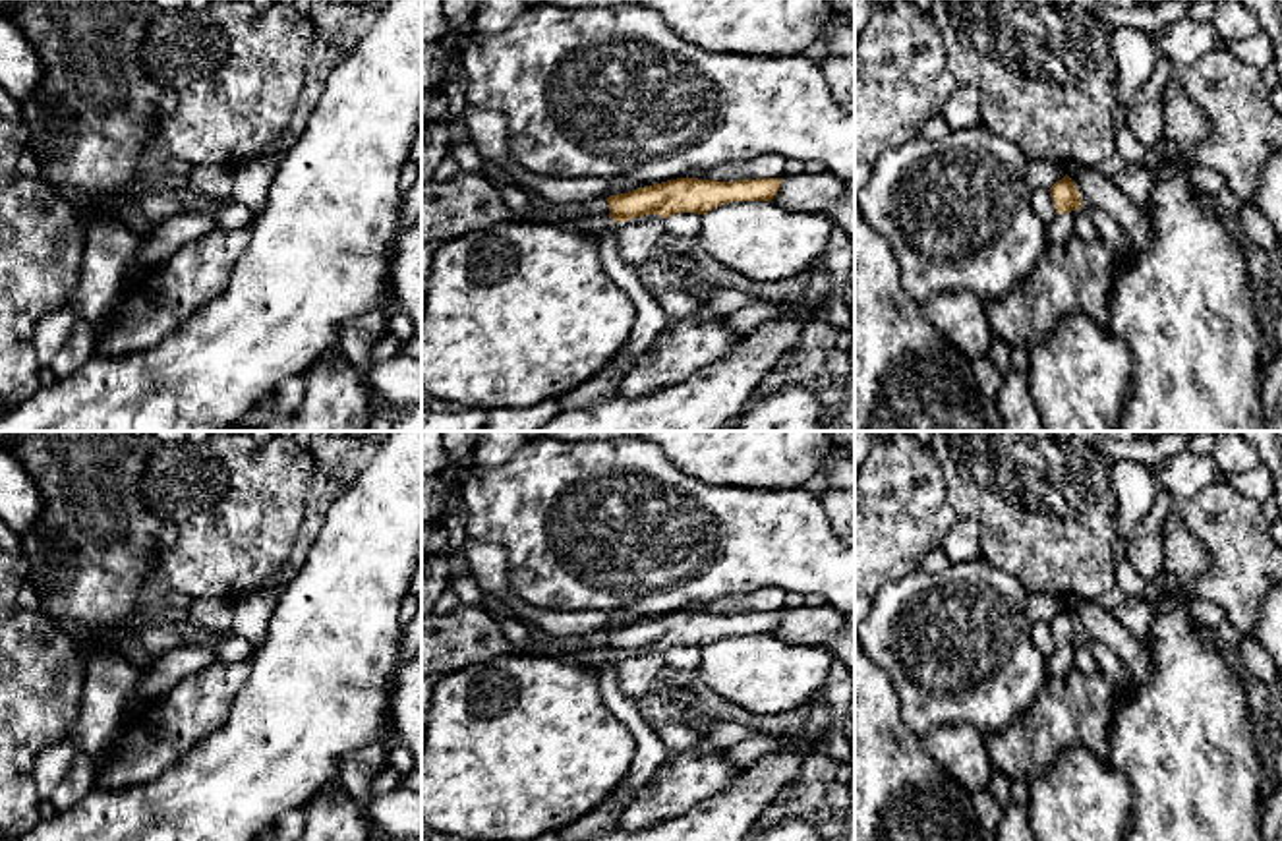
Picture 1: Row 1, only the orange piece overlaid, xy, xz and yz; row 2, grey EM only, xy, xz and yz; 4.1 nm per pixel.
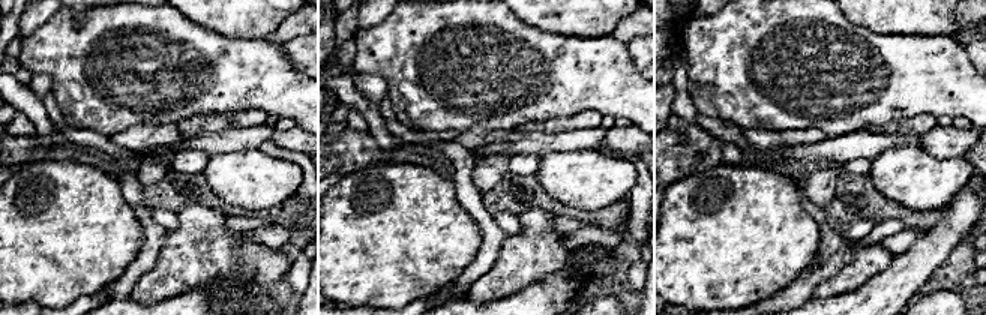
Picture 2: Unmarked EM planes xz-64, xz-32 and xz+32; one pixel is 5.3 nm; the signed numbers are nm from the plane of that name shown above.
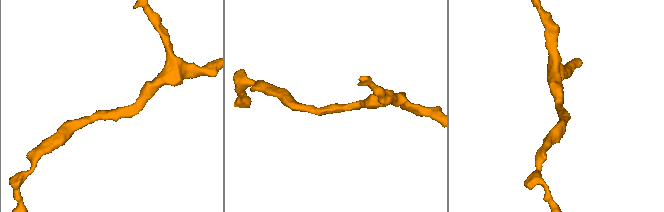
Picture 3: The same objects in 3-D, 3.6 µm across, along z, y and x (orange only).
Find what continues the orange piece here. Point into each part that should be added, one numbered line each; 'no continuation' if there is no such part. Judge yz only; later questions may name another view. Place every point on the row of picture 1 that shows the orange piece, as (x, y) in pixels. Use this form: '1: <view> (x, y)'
no continuation

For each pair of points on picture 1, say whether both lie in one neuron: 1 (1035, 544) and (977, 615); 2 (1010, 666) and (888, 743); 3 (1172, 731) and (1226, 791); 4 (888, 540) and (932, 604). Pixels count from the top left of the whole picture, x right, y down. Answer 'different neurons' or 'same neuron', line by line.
1: different neurons
2: different neurons
3: same neuron
4: different neurons

